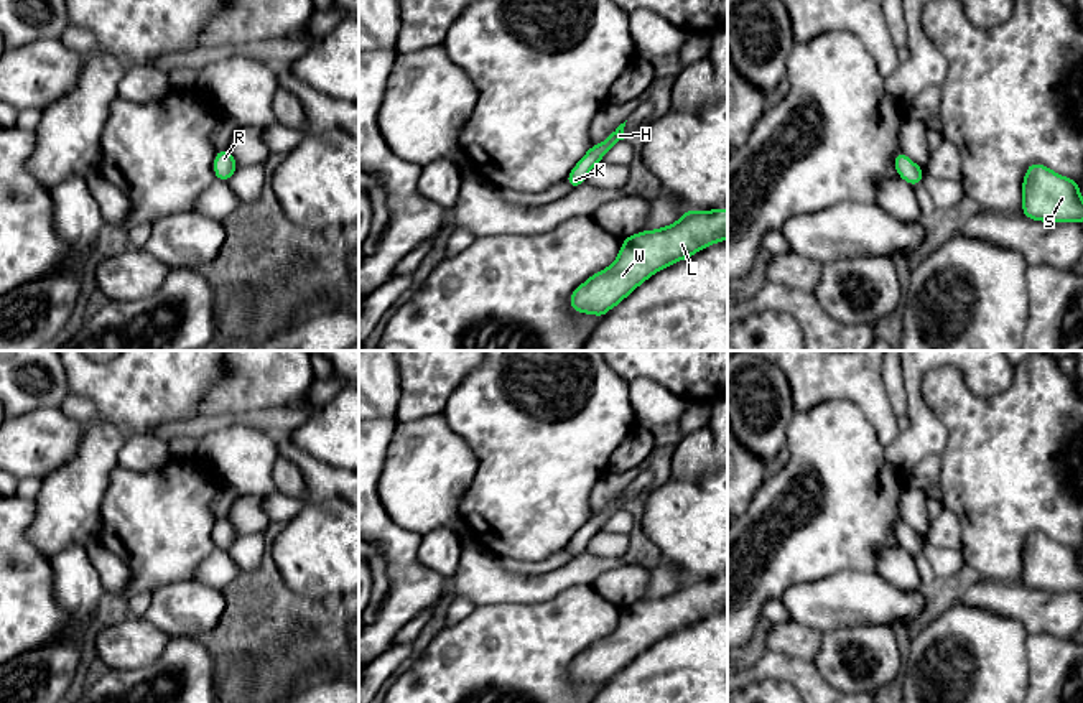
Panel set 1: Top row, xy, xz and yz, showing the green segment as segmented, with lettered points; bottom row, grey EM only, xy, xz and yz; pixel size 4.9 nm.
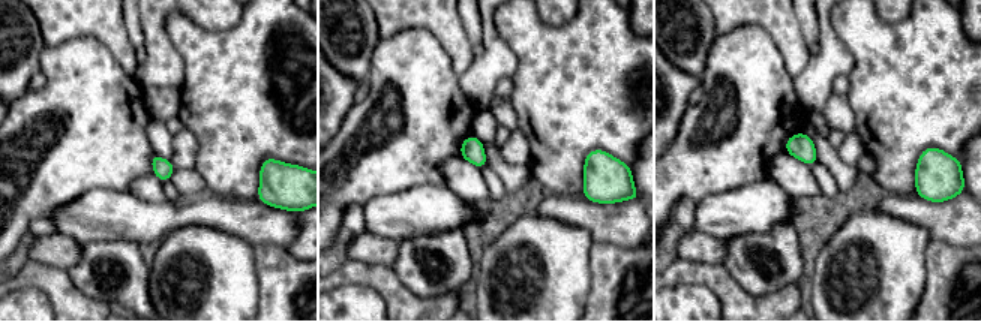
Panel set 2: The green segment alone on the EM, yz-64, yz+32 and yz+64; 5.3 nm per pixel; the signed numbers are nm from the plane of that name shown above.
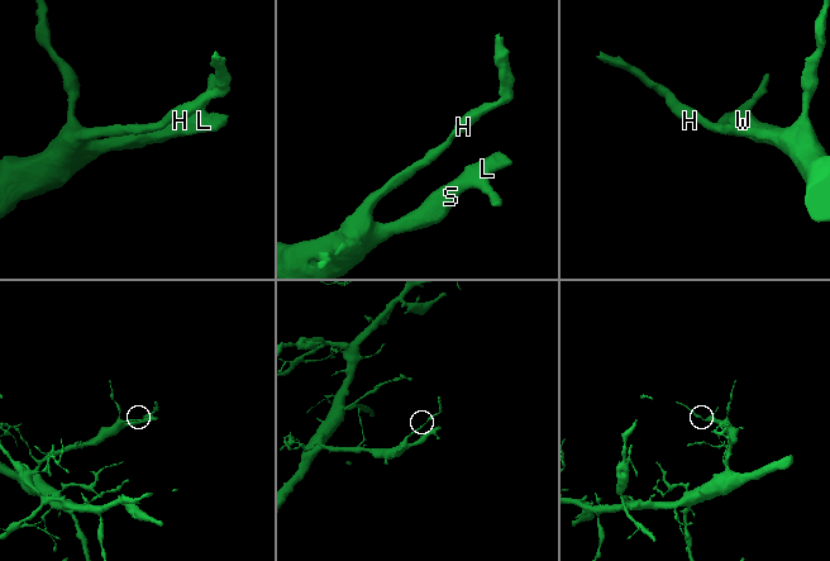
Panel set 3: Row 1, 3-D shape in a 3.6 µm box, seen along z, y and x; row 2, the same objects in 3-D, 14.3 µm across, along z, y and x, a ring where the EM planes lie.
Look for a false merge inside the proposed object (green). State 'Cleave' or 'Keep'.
Keep

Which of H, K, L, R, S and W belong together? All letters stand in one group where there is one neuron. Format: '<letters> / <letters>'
H K L R S W

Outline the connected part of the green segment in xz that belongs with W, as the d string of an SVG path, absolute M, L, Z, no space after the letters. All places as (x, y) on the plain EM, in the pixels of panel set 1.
M688 578L676 591L625 606L617 627L574 657L569 675L602 687L657 640L727 608L727 578Z

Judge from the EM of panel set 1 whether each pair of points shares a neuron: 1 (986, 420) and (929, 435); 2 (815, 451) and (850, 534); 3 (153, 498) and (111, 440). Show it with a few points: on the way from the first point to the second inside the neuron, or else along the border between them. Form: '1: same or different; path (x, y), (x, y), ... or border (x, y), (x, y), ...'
1: different; border (925, 397), (927, 409), (947, 433), (942, 456)
2: same; path (835, 471), (836, 514)
3: different; border (117, 463), (111, 471), (102, 499)

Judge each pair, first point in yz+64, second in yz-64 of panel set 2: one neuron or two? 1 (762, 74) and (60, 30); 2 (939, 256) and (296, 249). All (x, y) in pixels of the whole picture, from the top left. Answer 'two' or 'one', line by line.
1: two
2: two

